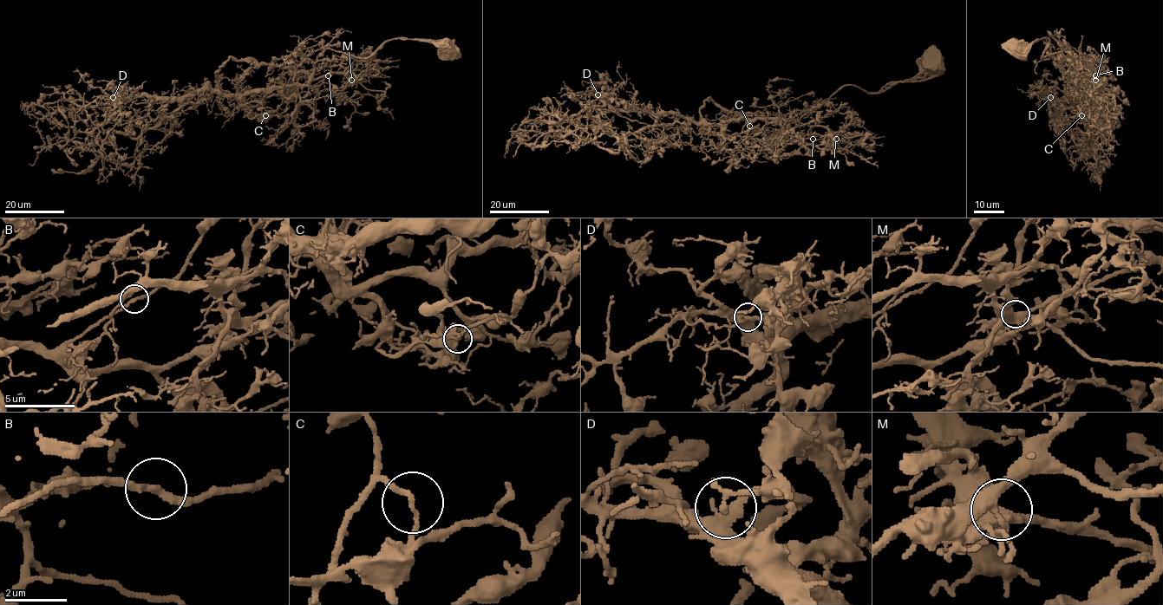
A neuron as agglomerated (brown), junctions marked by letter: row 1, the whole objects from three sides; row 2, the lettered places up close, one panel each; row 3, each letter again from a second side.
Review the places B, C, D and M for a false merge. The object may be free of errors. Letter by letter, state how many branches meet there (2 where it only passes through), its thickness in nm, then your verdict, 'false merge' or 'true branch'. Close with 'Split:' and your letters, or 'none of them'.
B: branches 2; calibre 220 nm; true branch
C: branches 2; calibre 150 nm; false merge
D: branches 2; calibre 400 nm; true branch
M: branches 2; calibre 550 nm; true branch
Split: C

